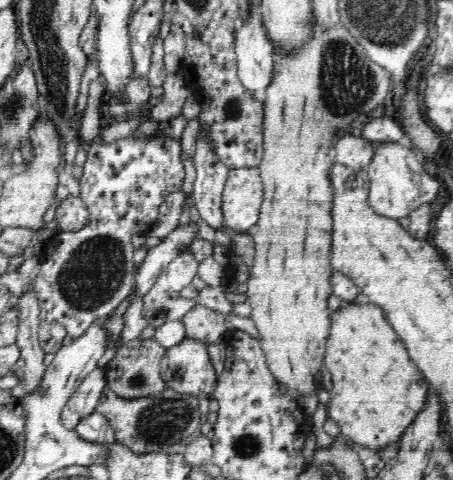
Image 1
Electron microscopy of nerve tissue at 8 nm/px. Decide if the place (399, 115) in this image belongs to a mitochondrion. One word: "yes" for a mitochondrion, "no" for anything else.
no

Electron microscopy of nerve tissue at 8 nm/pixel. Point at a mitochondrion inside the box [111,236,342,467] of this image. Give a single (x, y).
(160, 420)

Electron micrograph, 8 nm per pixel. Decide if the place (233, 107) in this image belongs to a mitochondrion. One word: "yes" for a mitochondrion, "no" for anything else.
yes

